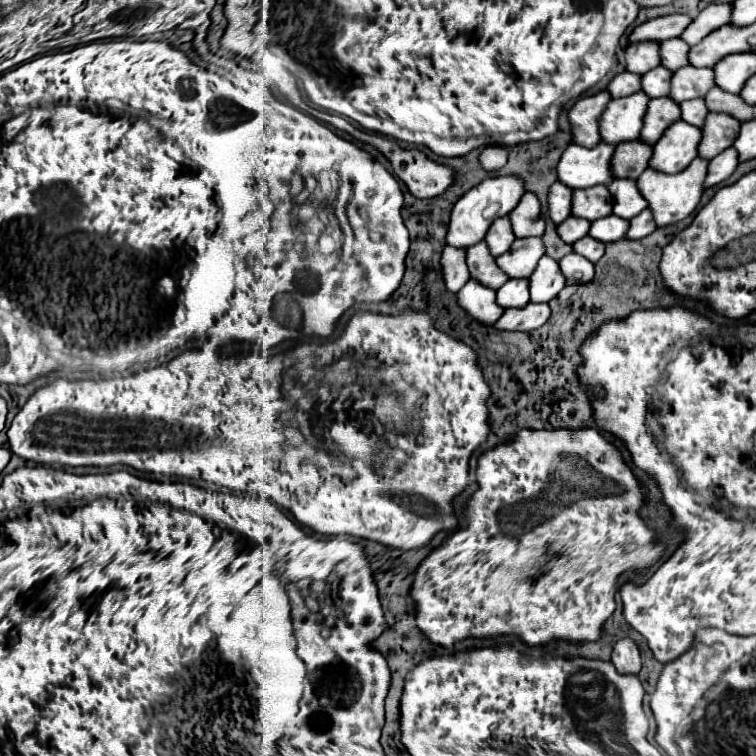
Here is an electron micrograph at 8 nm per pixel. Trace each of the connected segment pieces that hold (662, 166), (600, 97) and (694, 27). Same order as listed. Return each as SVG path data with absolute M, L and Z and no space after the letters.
M682 120L674 122L654 144L650 168L668 174L684 170L698 156L698 138L702 138L702 128Z
M602 90L598 94L580 98L572 110L570 110L570 124L572 124L572 136L574 144L594 148L602 142L602 136L598 134L598 116L602 116L602 110L610 102L610 92Z
M732 2L708 4L694 18L694 22L684 30L684 34L680 38L684 38L690 46L698 44L704 36L708 36L710 32L714 32L716 28L720 28L724 24L730 24L730 10L732 10Z

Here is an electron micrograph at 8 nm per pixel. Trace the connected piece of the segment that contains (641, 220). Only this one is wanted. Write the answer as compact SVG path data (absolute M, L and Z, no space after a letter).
M642 210L642 214L634 216L630 220L630 230L628 230L628 236L630 240L642 240L646 238L650 232L654 232L658 226L654 226L654 218L650 218L650 210Z

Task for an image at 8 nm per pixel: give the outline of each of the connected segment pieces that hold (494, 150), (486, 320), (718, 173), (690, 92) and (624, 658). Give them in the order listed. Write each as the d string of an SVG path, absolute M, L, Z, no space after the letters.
M486 146L480 154L480 164L484 170L500 170L506 164L508 152L504 146Z
M470 278L458 292L458 304L482 324L494 324L504 312L502 306L494 302L494 294L496 290L490 290L488 286L482 286L474 282L474 278Z
M728 148L722 154L718 154L716 158L712 158L710 166L708 166L708 176L706 176L706 188L724 182L738 168L738 164L740 164L738 152L732 148Z
M682 66L672 76L672 90L670 98L676 102L692 100L706 96L706 92L714 88L714 70L712 68L696 68L696 66Z
M628 636L620 638L612 650L612 662L618 668L618 672L638 674L640 672L640 652L638 652L636 642Z

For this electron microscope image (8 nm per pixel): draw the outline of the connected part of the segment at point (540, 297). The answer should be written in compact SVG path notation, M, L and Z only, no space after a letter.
M542 256L534 274L530 276L530 302L550 302L564 286L566 280L562 280L562 270L558 270L558 260L550 256Z

